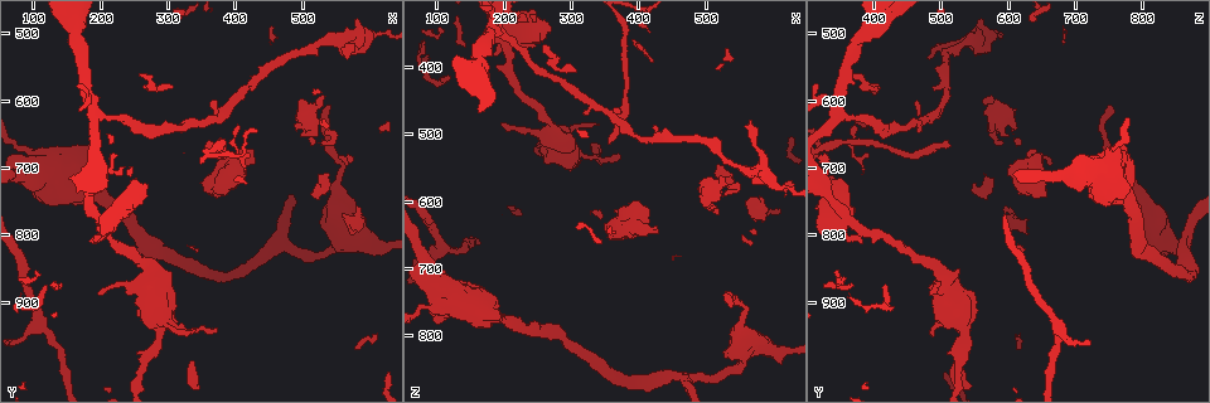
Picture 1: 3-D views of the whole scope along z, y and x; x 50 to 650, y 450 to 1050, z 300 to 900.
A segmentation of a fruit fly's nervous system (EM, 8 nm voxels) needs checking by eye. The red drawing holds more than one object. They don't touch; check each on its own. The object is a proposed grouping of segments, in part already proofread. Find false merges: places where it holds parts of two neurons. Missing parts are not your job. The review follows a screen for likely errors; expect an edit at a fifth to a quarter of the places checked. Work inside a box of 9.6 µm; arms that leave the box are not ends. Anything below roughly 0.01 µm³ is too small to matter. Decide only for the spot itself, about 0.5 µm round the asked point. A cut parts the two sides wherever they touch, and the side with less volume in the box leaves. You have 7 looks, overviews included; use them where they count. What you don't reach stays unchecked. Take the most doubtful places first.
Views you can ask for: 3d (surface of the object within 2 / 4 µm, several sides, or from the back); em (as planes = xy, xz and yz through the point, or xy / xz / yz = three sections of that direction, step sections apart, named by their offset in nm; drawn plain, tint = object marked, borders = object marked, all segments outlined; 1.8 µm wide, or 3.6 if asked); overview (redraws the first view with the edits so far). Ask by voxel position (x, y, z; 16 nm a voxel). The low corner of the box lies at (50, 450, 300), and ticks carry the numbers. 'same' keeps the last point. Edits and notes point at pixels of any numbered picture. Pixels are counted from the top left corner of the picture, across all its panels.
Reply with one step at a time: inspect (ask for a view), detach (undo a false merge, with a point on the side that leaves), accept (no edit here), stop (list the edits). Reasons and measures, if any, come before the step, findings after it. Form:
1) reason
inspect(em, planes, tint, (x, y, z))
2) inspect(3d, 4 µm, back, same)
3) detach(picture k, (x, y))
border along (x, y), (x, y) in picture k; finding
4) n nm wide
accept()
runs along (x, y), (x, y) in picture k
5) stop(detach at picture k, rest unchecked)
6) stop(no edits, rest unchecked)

thin arm on a thick one
inspect(3d, 2 µm, (205, 785, 360))

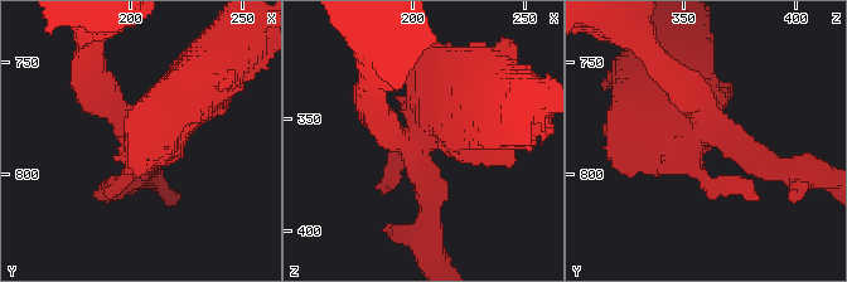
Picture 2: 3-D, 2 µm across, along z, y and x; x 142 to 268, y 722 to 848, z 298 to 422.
inspect(em, planes, tint, (201, 783, 361))

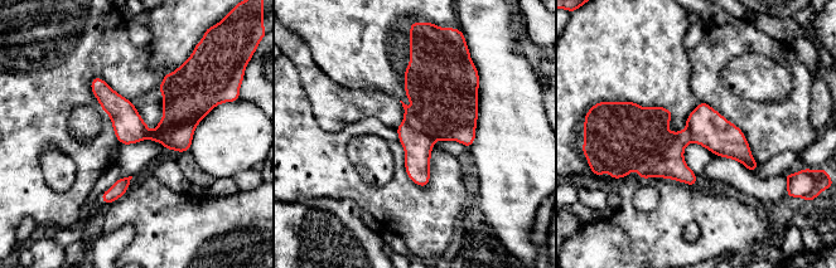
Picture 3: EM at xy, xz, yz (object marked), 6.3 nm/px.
detach(picture 3, (445, 108))
border along (404, 121), (434, 141) in picture 3; two neurons meet here

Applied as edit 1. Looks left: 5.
thick turns thin
inspect(em, 3.6 µm, xy, step 16, tint, (115, 690, 755))

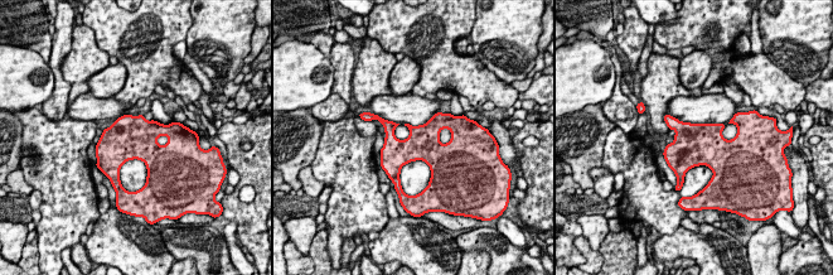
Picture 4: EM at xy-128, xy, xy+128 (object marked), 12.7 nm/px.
cut it another way
inspect(em, 3.6 µm, planes, tint, same)

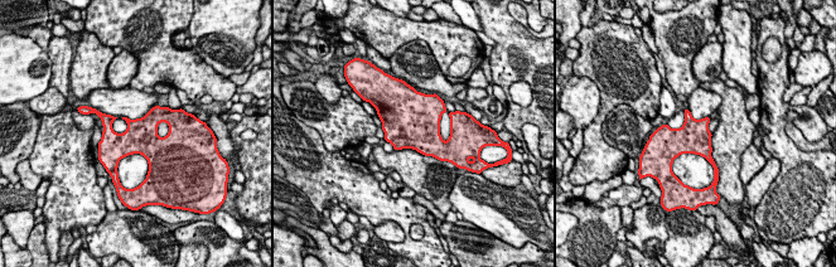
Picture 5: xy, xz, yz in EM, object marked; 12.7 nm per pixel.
accept()
one neuron here

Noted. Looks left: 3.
three-way junction
inspect(3d, 4 µm, (560, 805, 815))

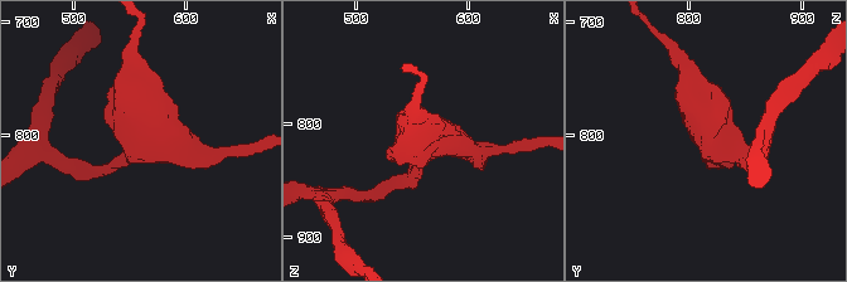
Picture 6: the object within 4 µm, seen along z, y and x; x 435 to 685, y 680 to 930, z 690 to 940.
3 arms; arms of 190, 300, 480 nm; need the tissue
inspect(em, planes, borders, (560, 802, 818))

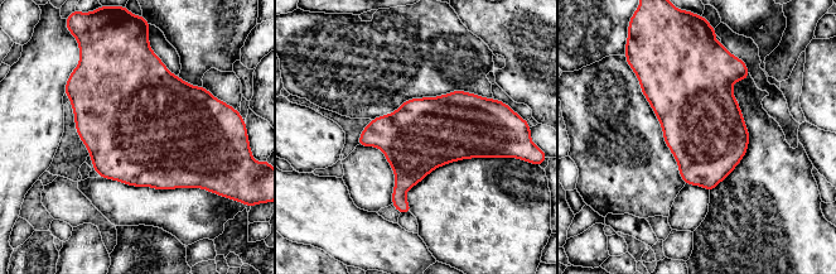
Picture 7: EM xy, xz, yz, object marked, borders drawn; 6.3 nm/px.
accept()
all the same neuron

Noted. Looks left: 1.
stop(detach at picture 3, rest unchecked)

